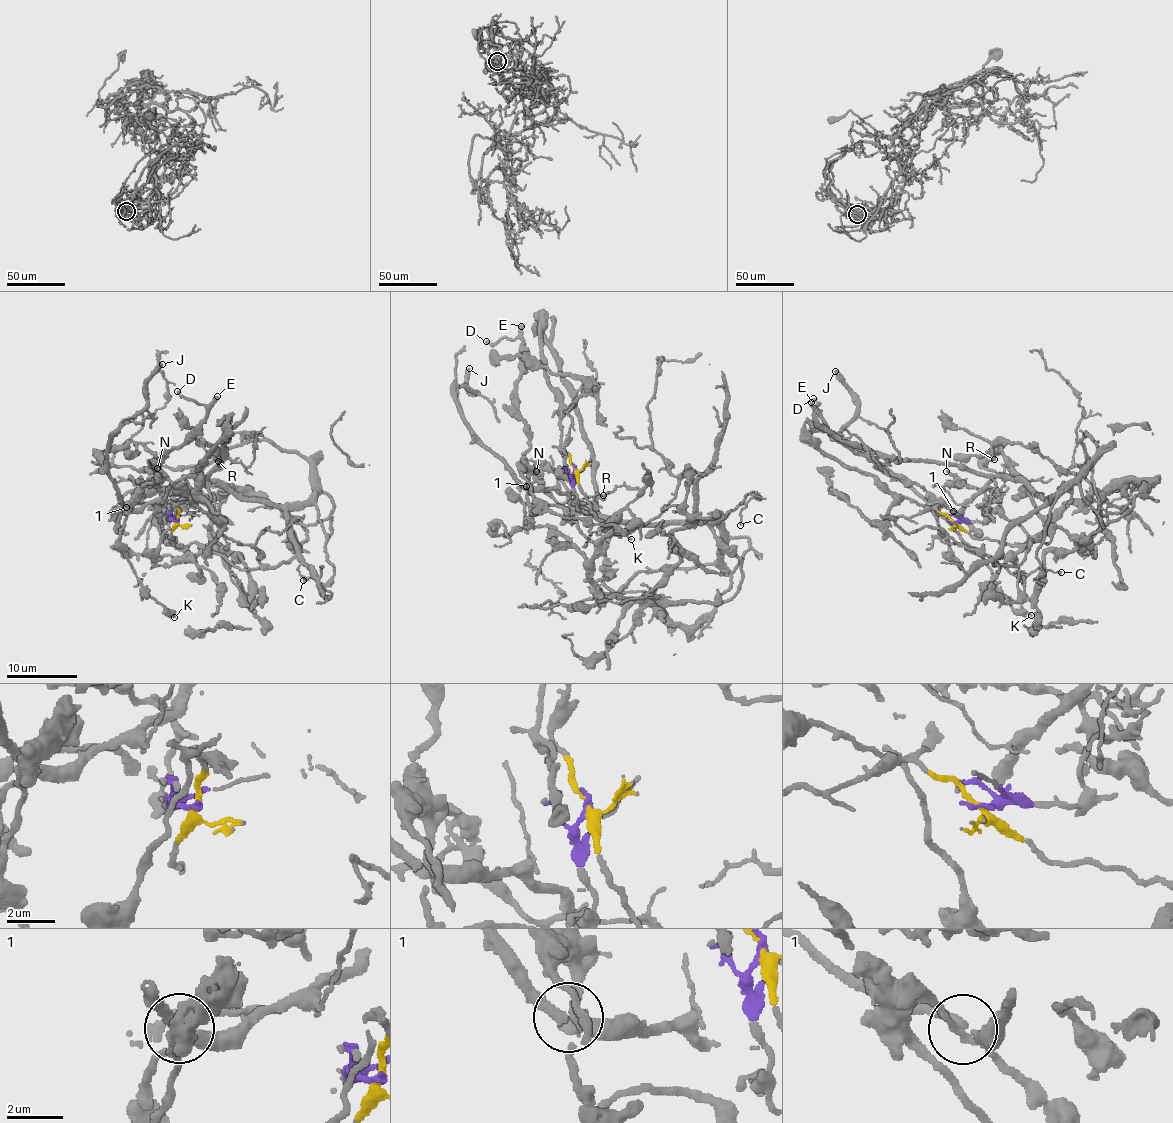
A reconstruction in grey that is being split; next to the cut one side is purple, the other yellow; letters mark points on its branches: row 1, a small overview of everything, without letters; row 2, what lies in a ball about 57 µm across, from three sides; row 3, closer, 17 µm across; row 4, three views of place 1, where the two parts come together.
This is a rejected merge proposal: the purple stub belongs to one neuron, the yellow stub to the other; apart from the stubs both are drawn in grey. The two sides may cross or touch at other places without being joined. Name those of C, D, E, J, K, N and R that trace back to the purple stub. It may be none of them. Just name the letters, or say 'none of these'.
D, E, K, N

